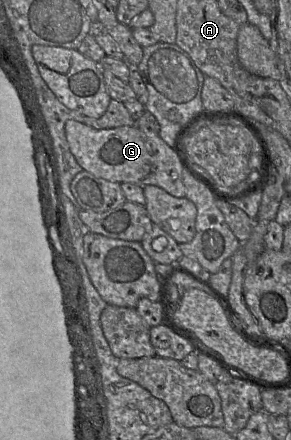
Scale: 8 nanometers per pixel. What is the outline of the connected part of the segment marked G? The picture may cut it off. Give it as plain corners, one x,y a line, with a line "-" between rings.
75,120
66,121
65,135
70,151
84,171
110,182
154,185
174,197
186,197
182,173
187,169
174,145
168,146
158,135
147,135
137,126
97,130

